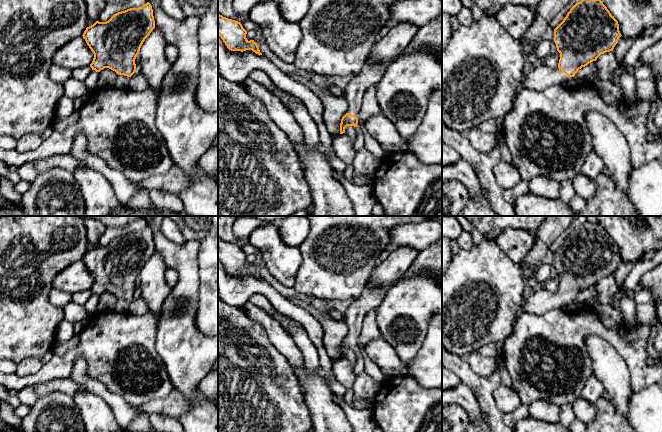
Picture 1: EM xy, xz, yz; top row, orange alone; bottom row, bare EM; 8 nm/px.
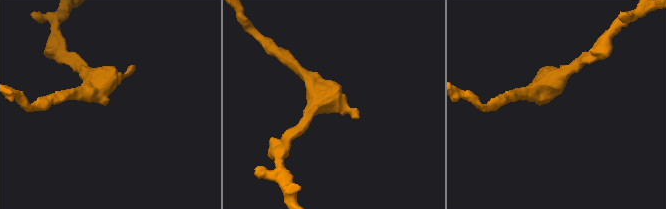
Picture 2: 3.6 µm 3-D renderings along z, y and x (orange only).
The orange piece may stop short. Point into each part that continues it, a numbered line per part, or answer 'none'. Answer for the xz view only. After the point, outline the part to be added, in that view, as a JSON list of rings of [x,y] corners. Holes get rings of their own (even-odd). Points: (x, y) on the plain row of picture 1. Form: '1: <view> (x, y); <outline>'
1: xz (371, 297); [[[366,285],[361,295],[354,299],[344,314],[344,321],[349,328],[347,337],[357,340],[365,315],[377,309],[385,294],[386,290]]]

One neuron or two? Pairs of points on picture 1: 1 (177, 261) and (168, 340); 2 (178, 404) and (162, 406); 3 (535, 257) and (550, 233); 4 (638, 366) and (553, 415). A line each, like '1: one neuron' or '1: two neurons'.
1: one neuron
2: one neuron
3: one neuron
4: two neurons

